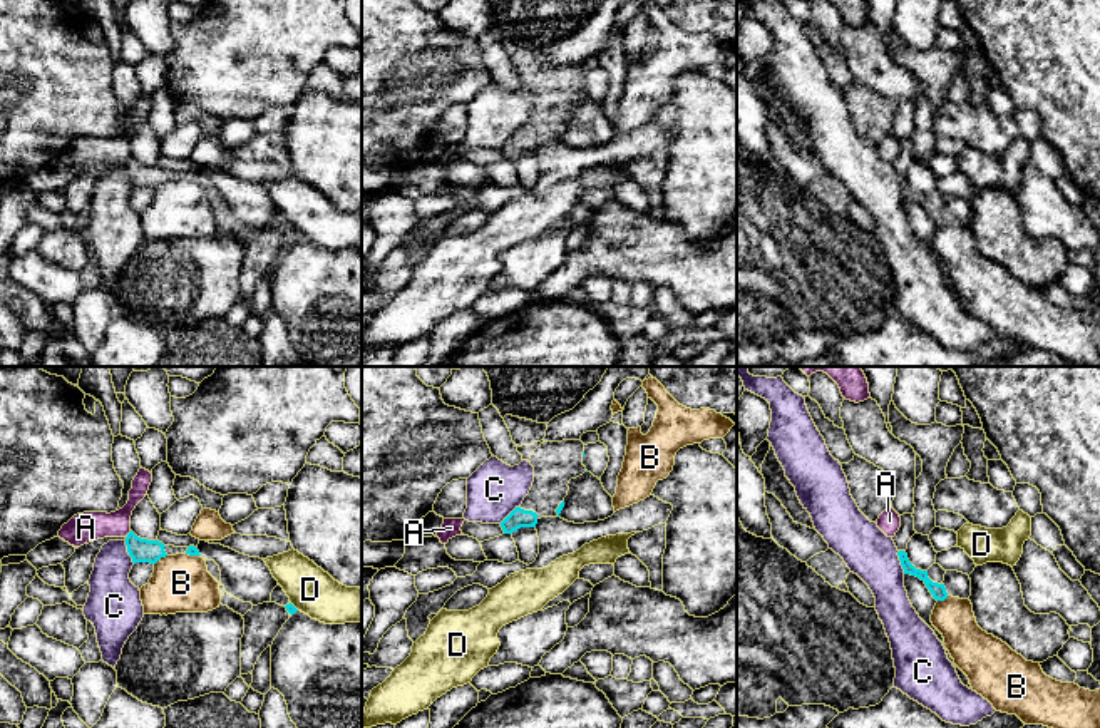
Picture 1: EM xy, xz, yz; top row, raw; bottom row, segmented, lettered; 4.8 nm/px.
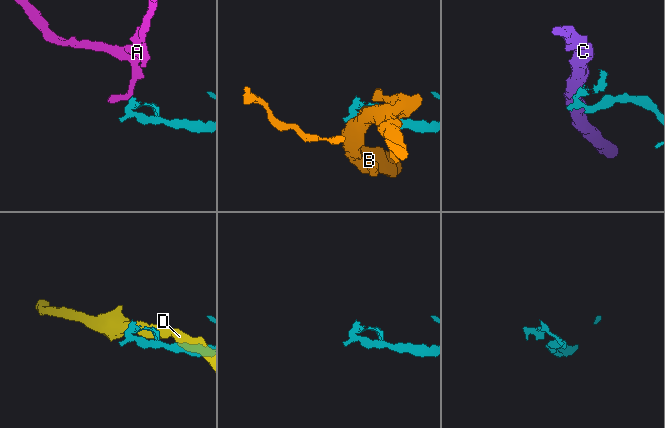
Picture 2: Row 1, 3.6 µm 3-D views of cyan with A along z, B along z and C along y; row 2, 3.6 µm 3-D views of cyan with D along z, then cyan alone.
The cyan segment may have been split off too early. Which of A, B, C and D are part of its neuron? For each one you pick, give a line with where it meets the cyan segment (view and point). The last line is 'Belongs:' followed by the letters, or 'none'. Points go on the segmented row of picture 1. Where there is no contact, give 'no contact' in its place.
Belongs: none

